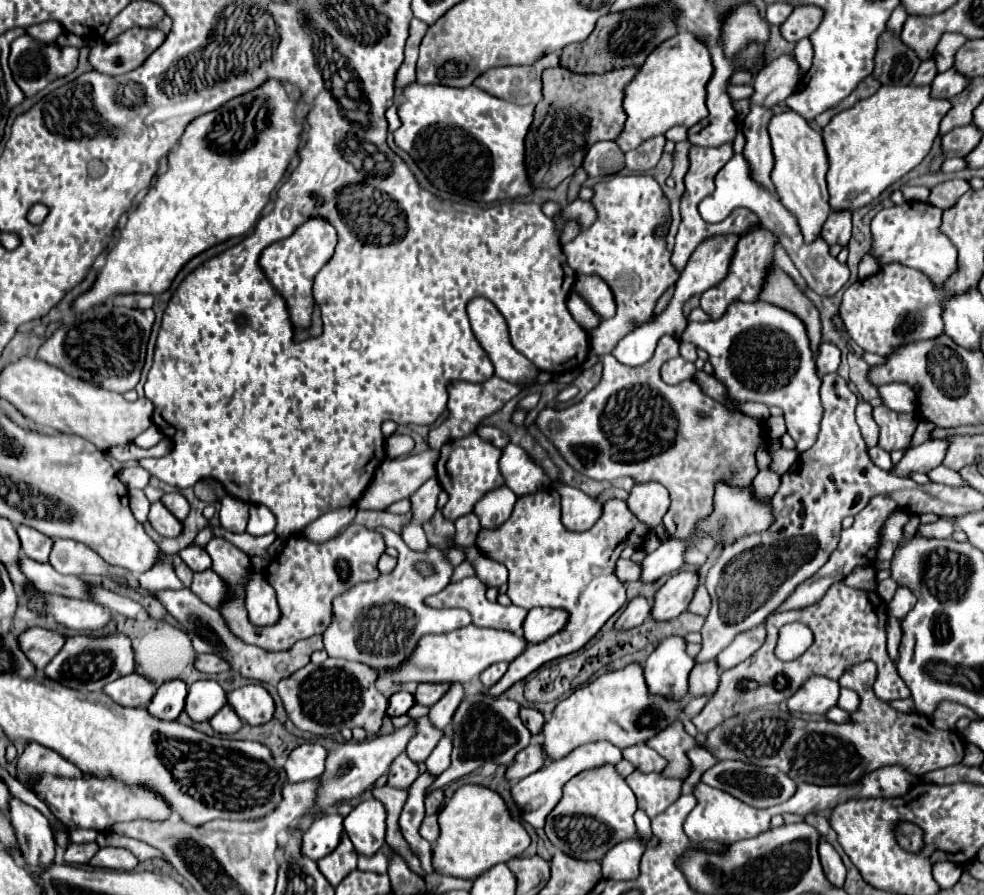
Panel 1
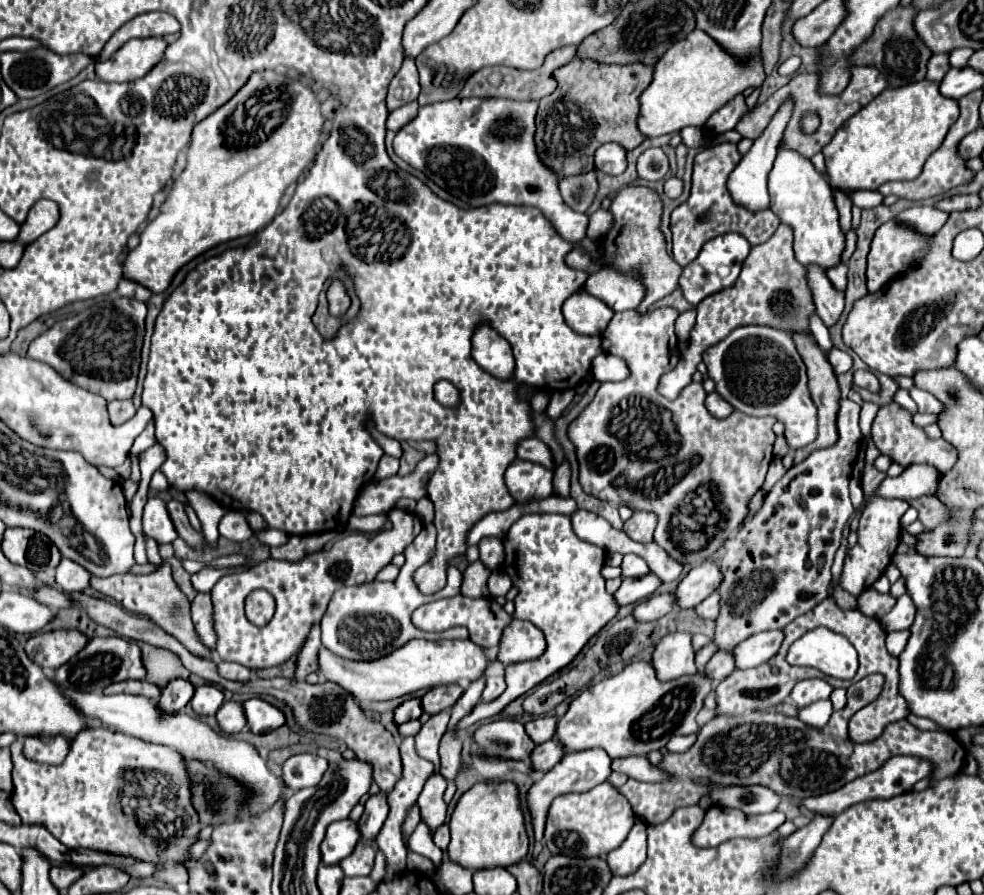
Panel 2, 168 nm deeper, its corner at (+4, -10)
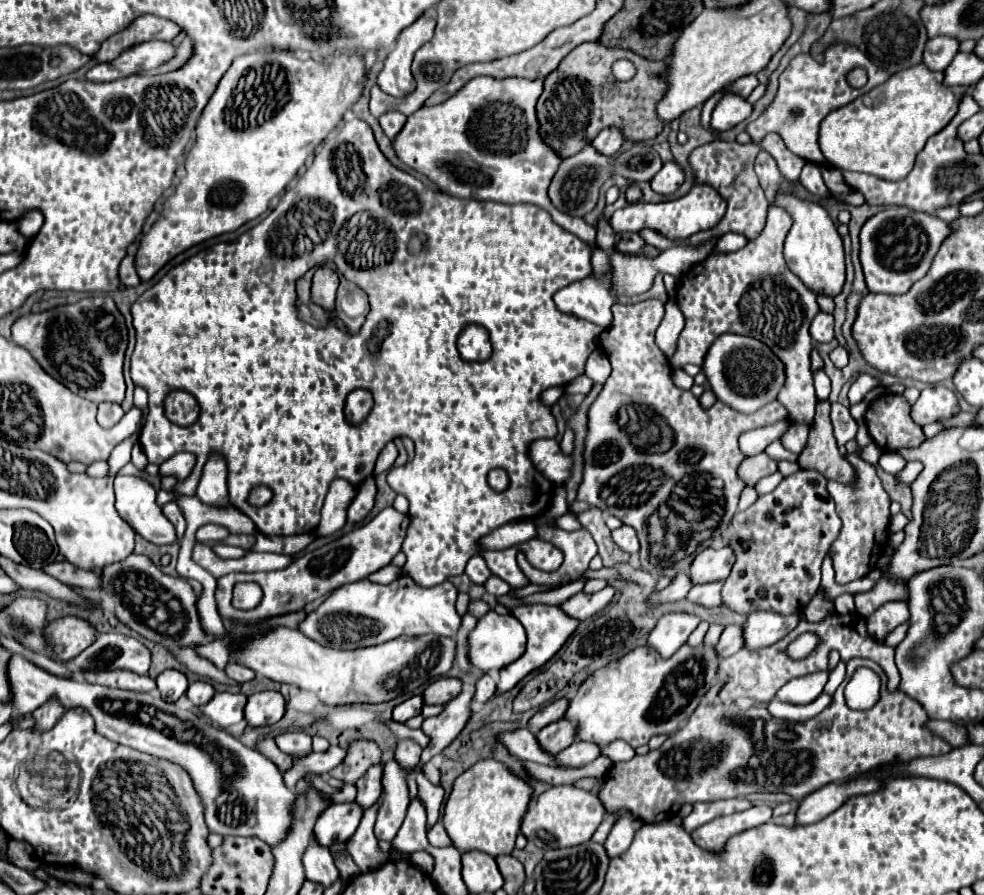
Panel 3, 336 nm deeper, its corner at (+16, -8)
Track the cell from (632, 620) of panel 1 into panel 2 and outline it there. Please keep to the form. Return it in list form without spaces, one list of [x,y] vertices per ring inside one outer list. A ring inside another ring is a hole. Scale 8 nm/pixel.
[[[666,593],[666,595],[652,595],[650,599],[638,603],[632,611],[632,617],[640,623],[648,623],[648,621],[656,621],[662,615],[666,615],[668,611],[674,609],[674,595]]]

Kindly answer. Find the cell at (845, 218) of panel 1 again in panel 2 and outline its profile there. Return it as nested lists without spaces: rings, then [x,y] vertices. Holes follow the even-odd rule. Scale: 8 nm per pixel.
[[[834,191],[834,201],[836,201],[836,207],[838,207],[838,213],[840,213],[840,227],[844,229],[842,233],[848,233],[852,227],[850,227],[850,209],[852,209],[852,201],[846,193],[842,191]]]

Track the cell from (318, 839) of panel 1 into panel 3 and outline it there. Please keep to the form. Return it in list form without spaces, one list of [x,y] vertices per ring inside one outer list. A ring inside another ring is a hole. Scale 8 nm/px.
[[[356,801],[332,803],[330,809],[324,809],[316,821],[314,833],[318,843],[322,847],[328,847],[332,845],[332,841],[348,841],[354,835],[362,815],[364,809],[356,805]]]

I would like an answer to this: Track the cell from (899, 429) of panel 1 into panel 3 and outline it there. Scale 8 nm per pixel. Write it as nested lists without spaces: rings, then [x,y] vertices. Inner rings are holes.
[[[882,393],[866,411],[868,433],[882,451],[918,447],[926,437],[910,417],[910,403],[904,395]]]

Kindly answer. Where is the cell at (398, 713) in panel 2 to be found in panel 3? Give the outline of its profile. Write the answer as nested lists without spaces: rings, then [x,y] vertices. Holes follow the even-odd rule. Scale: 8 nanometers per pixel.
[[[422,695],[410,697],[408,701],[400,703],[400,705],[394,709],[394,721],[398,721],[398,723],[406,723],[410,717],[420,715],[422,707],[424,707],[424,699],[422,699]]]

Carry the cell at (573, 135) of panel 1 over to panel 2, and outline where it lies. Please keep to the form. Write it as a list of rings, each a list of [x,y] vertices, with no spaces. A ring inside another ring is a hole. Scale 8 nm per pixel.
[[[572,59],[552,75],[558,87],[548,97],[540,99],[536,113],[536,151],[540,161],[558,177],[570,177],[592,171],[594,151],[604,143],[618,143],[626,151],[644,141],[636,129],[638,95],[652,81],[652,67],[632,63],[624,67],[604,67],[590,59]]]

